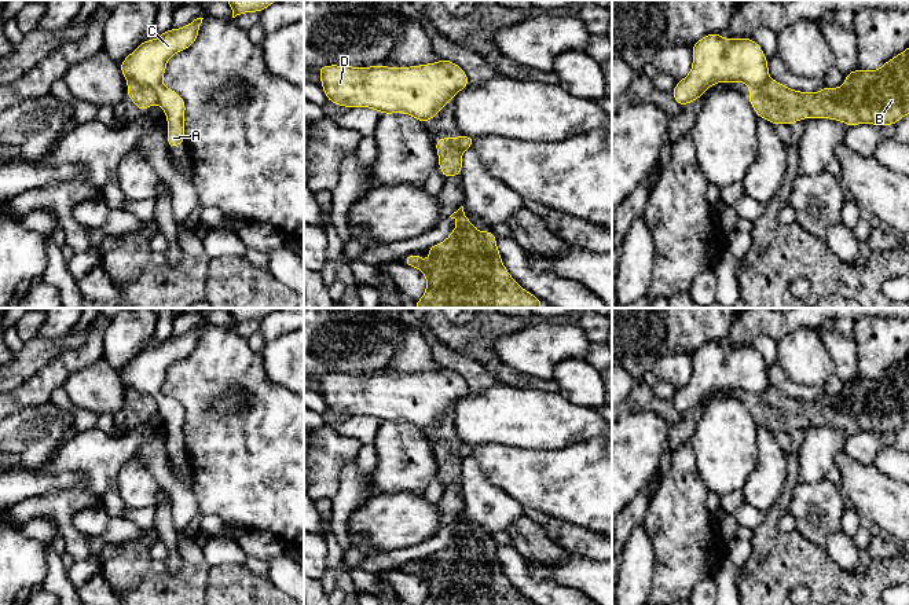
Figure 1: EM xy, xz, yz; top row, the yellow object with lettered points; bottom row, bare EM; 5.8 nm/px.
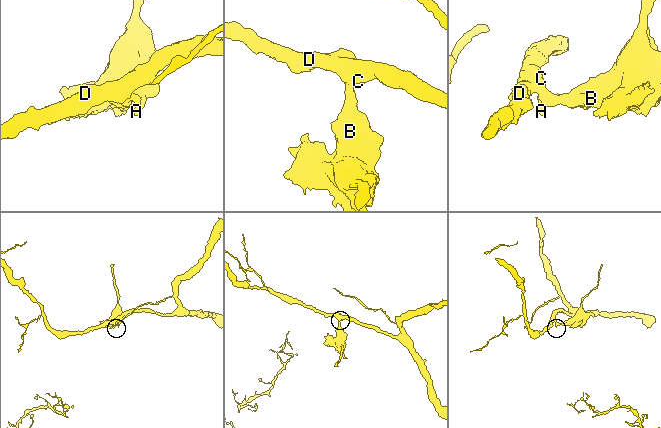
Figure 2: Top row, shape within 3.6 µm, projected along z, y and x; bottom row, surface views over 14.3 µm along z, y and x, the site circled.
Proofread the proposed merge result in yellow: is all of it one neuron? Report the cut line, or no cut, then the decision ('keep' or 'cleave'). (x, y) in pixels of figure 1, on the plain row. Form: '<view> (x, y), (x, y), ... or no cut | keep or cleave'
xy (128, 391), (149, 395), (157, 410) | cleave

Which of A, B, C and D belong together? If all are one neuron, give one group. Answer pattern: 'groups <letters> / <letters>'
groups A C D / B

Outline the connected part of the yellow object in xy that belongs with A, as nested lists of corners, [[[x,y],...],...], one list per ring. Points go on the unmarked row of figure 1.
[[[197,326],[187,334],[169,337],[154,348],[144,348],[121,371],[124,386],[132,392],[147,395],[154,399],[157,411],[166,422],[166,450],[172,458],[184,452],[186,410],[173,397],[162,392],[166,370],[171,364],[190,356],[198,346],[199,333],[204,326]]]

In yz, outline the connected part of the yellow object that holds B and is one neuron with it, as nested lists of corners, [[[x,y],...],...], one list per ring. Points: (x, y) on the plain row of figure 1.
[[[909,356],[875,380],[846,382],[840,396],[825,393],[820,400],[791,397],[776,388],[751,396],[747,403],[759,426],[793,433],[806,426],[829,426],[847,434],[895,433],[909,422]]]

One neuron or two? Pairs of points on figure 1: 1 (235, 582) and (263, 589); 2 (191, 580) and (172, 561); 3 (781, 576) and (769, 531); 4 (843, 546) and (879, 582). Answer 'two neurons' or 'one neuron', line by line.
1: one neuron
2: two neurons
3: two neurons
4: two neurons

